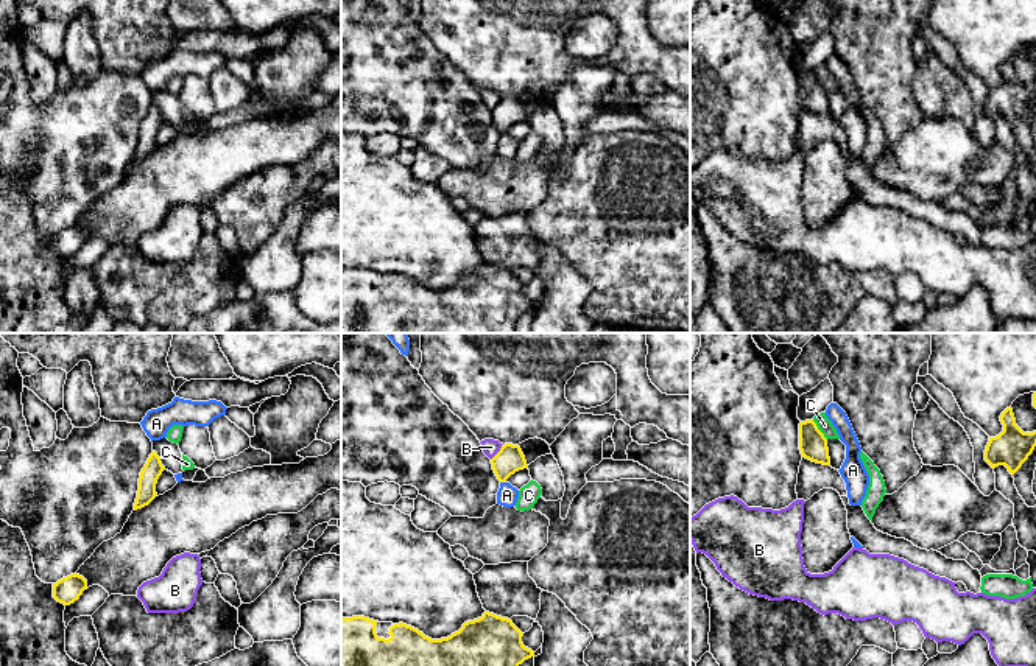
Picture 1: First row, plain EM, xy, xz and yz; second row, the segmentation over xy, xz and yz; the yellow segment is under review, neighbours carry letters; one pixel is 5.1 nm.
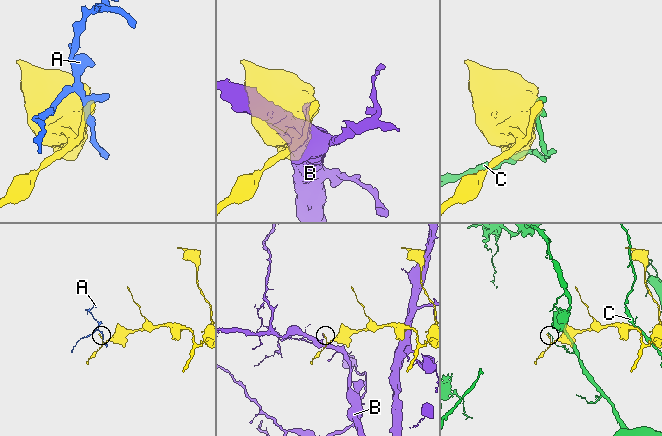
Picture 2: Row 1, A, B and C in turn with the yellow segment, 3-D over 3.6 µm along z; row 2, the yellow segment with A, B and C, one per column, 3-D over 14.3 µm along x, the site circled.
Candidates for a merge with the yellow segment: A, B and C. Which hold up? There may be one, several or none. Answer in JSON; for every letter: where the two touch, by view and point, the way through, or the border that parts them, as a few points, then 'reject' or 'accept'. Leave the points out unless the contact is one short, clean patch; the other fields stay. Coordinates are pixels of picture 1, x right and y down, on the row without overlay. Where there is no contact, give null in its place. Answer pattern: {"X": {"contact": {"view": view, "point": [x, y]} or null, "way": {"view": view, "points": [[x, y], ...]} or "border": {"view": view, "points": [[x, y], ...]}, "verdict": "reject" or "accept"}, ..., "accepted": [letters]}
{"A": {"contact": {"view": "xz", "point": [503, 133]}, "border": {"view": "xz", "points": [[500, 133], [505, 134]]}, "verdict": "reject"}, "B": {"contact": {"view": "xz", "point": [499, 103]}, "border": {"view": "xz", "points": [[502, 95], [491, 111]]}, "verdict": "reject"}, "C": {"contact": {"view": "yz", "point": [818, 81]}, "border": {"view": "yz", "points": [[812, 72], [826, 91]]}, "verdict": "reject"}, "accepted": []}

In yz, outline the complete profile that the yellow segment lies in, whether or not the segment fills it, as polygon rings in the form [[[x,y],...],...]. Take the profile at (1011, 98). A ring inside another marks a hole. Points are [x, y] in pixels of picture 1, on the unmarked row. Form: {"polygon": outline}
{"polygon": [[[1011,58],[1006,59],[1000,73],[1003,82],[989,89],[985,101],[985,112],[992,118],[1005,117],[1014,126],[1028,110],[1036,98],[1036,82],[1024,84],[1017,76]]]}

